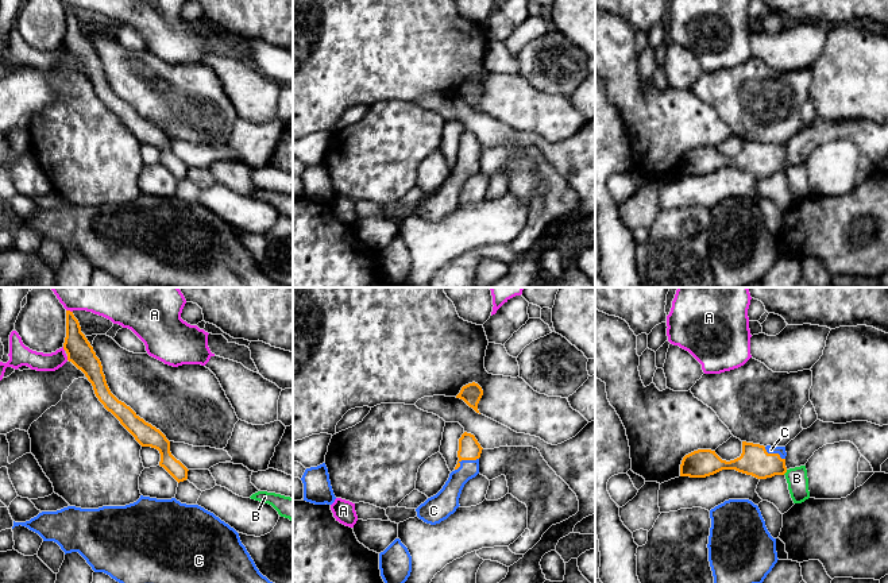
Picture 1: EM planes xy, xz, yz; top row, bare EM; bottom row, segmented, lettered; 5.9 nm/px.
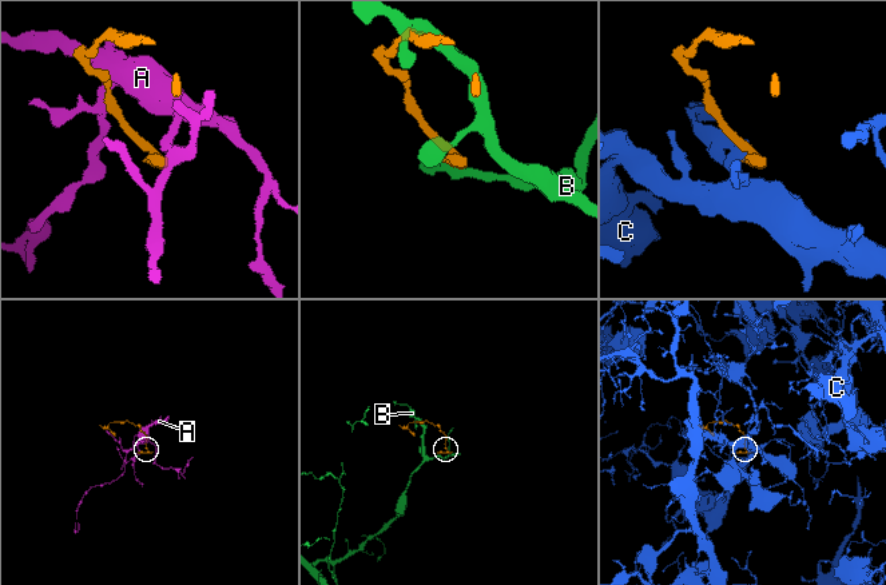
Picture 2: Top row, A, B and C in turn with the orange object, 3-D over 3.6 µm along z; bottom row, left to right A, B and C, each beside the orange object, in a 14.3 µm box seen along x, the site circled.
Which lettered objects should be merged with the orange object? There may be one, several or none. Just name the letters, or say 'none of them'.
C

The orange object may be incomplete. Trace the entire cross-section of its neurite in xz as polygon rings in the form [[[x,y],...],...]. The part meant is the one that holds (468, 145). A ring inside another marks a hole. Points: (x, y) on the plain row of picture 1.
[[[464,130],[459,136],[457,162],[449,171],[443,186],[421,201],[417,215],[426,221],[436,223],[456,209],[464,182],[479,171],[482,144],[474,132]]]

